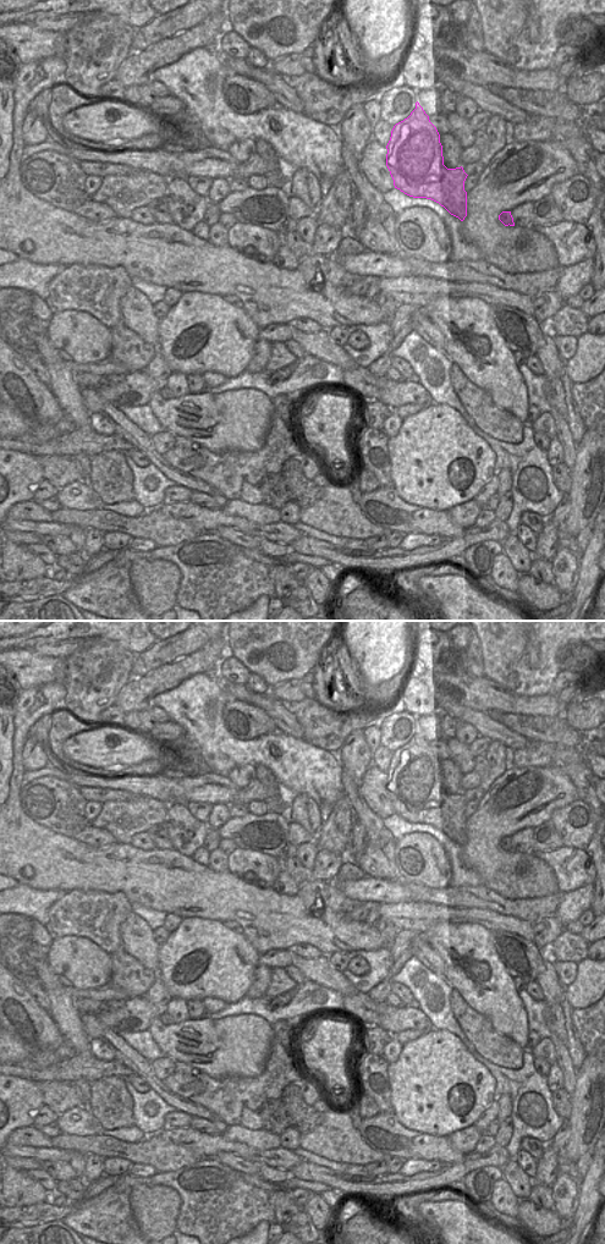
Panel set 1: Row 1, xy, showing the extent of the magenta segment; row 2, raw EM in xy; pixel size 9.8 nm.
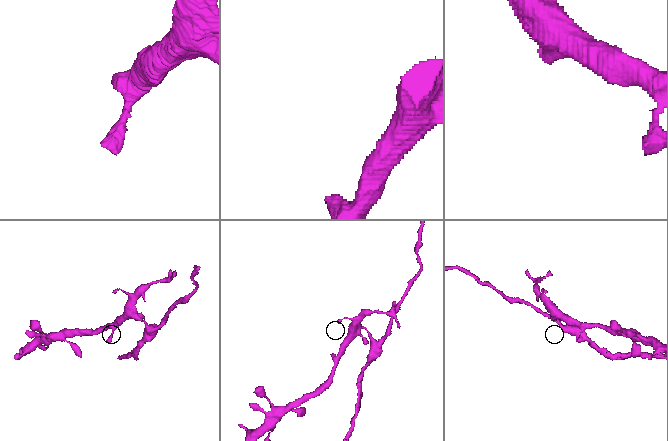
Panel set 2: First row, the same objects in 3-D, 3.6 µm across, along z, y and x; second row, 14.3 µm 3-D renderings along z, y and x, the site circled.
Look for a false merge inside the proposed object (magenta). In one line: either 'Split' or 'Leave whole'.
Split

